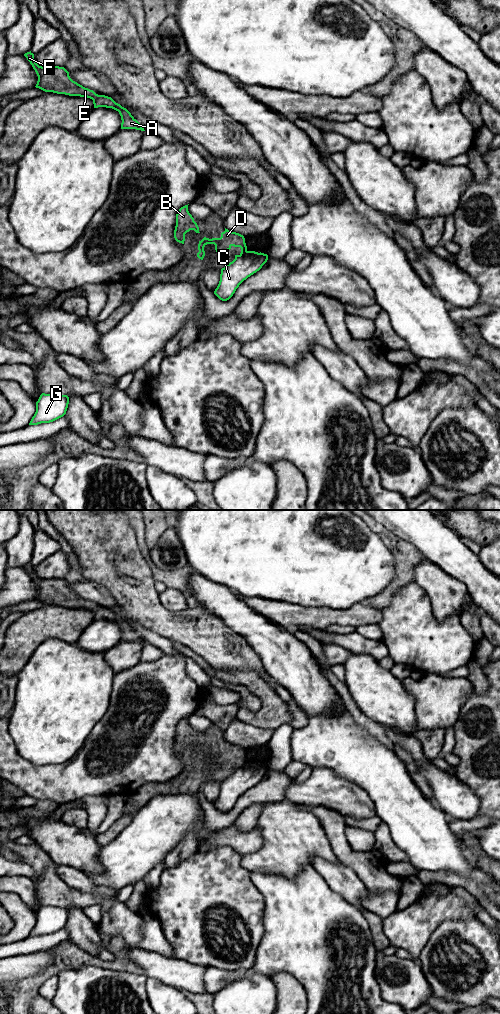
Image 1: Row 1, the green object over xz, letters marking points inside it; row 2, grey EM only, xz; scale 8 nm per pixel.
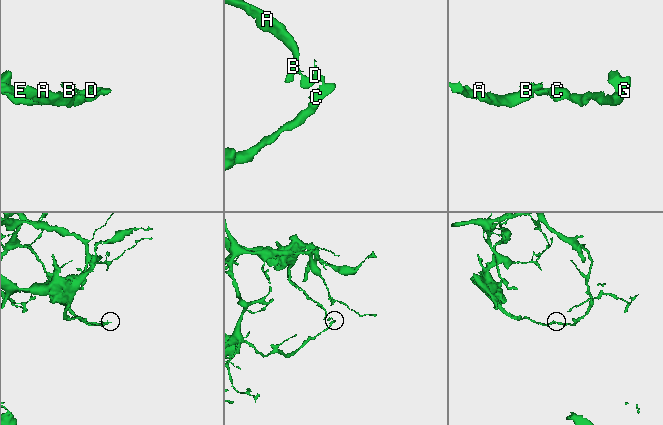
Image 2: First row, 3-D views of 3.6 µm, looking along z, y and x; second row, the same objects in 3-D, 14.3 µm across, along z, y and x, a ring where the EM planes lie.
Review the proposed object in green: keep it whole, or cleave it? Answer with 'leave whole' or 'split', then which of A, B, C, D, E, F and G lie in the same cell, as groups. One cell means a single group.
split | A B D E F / C G

